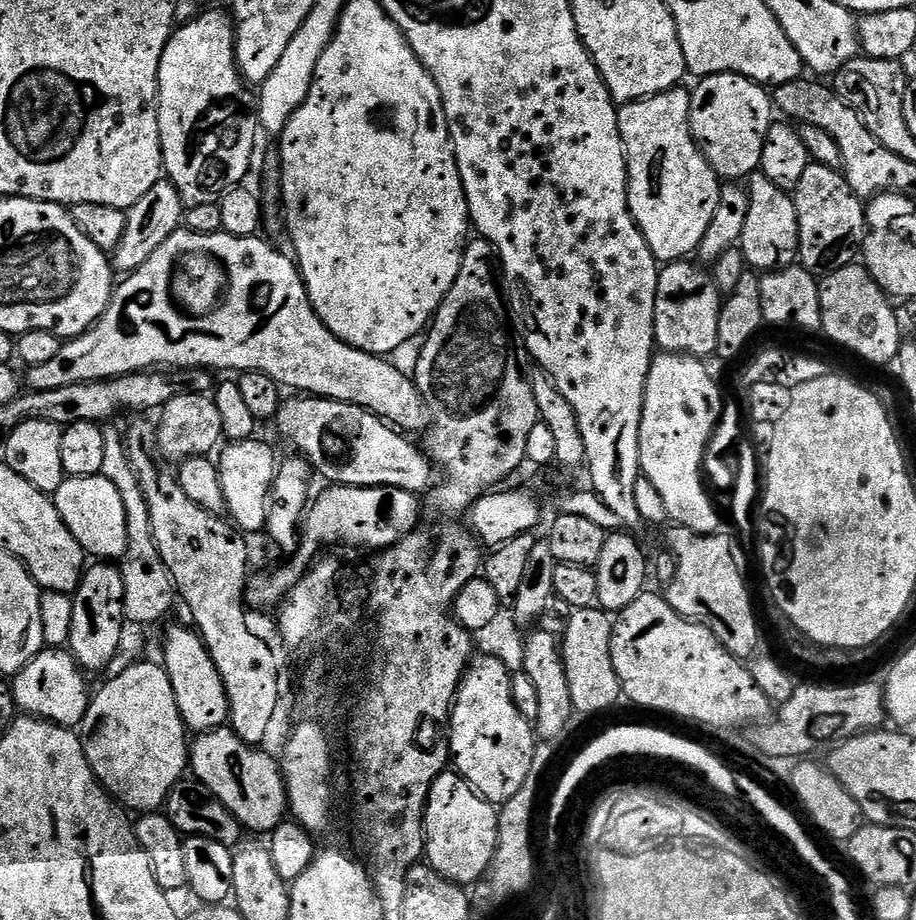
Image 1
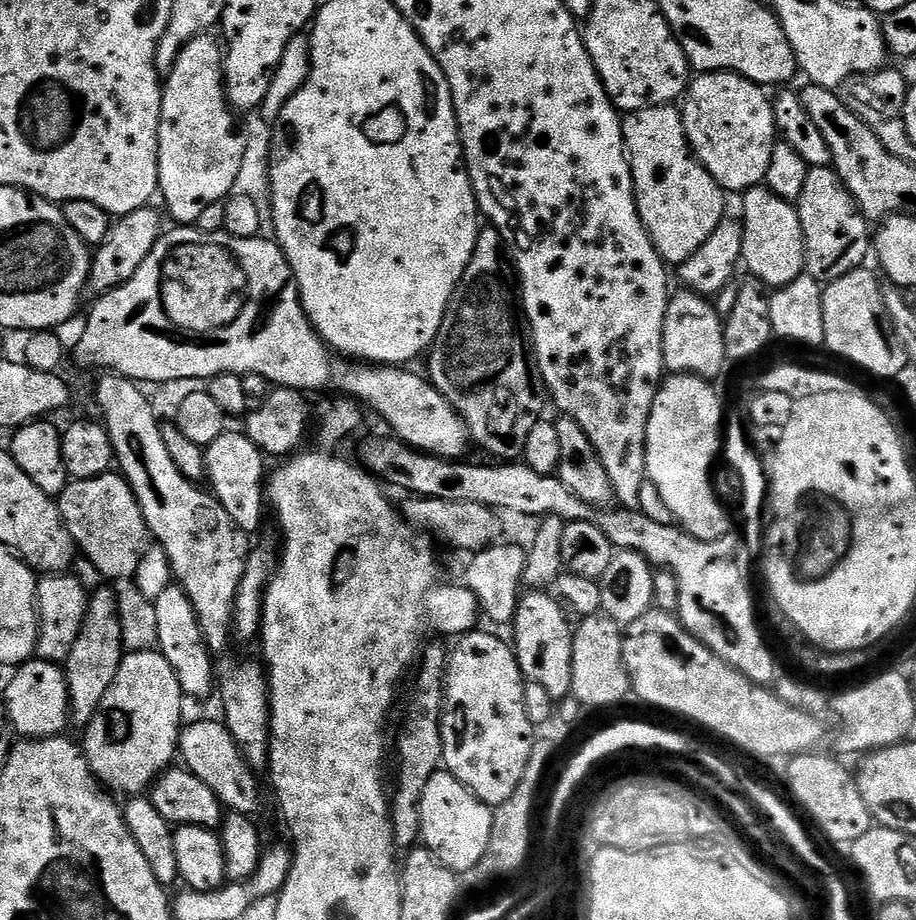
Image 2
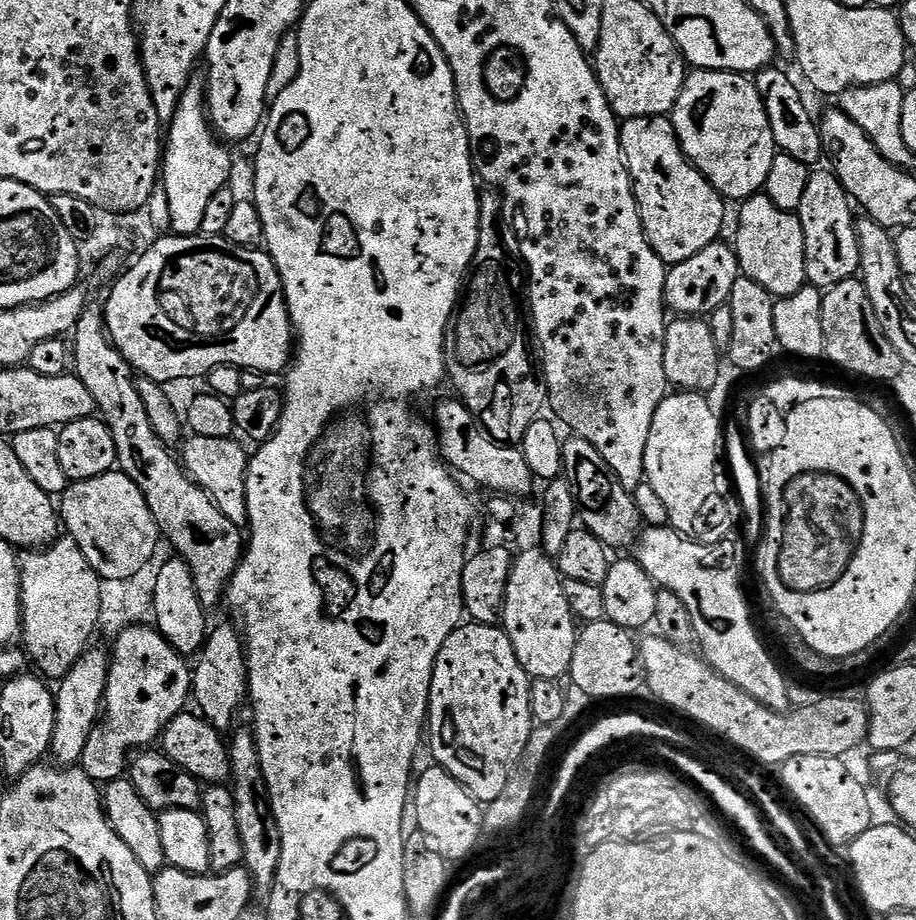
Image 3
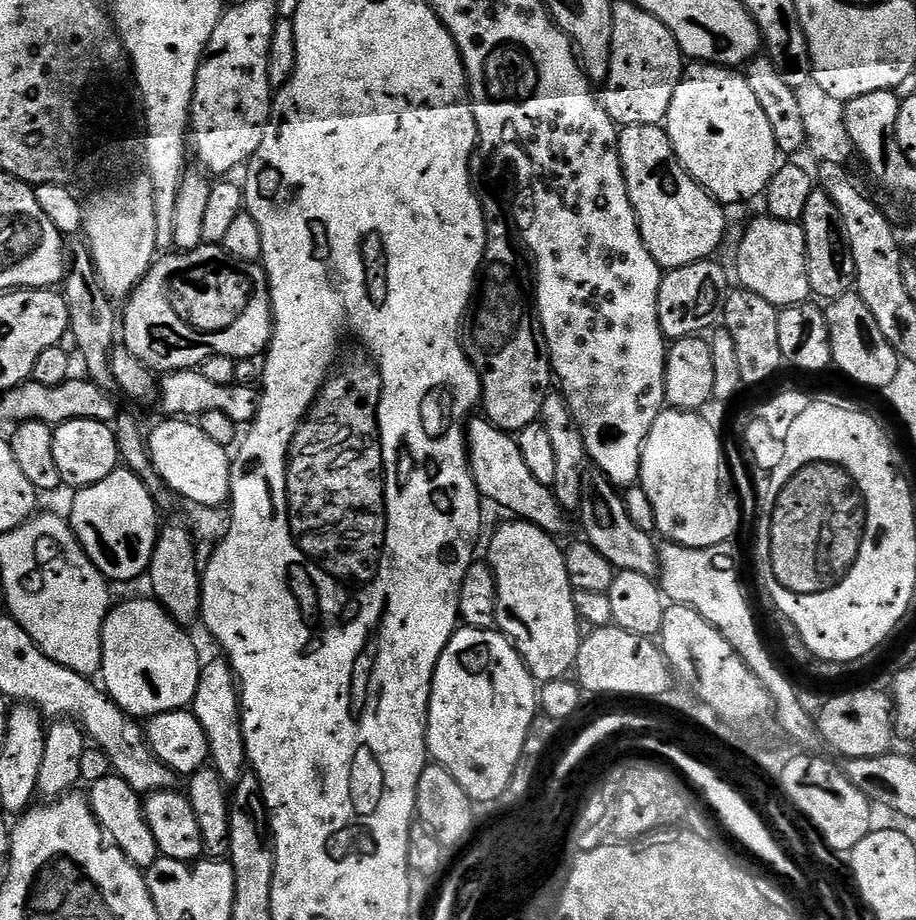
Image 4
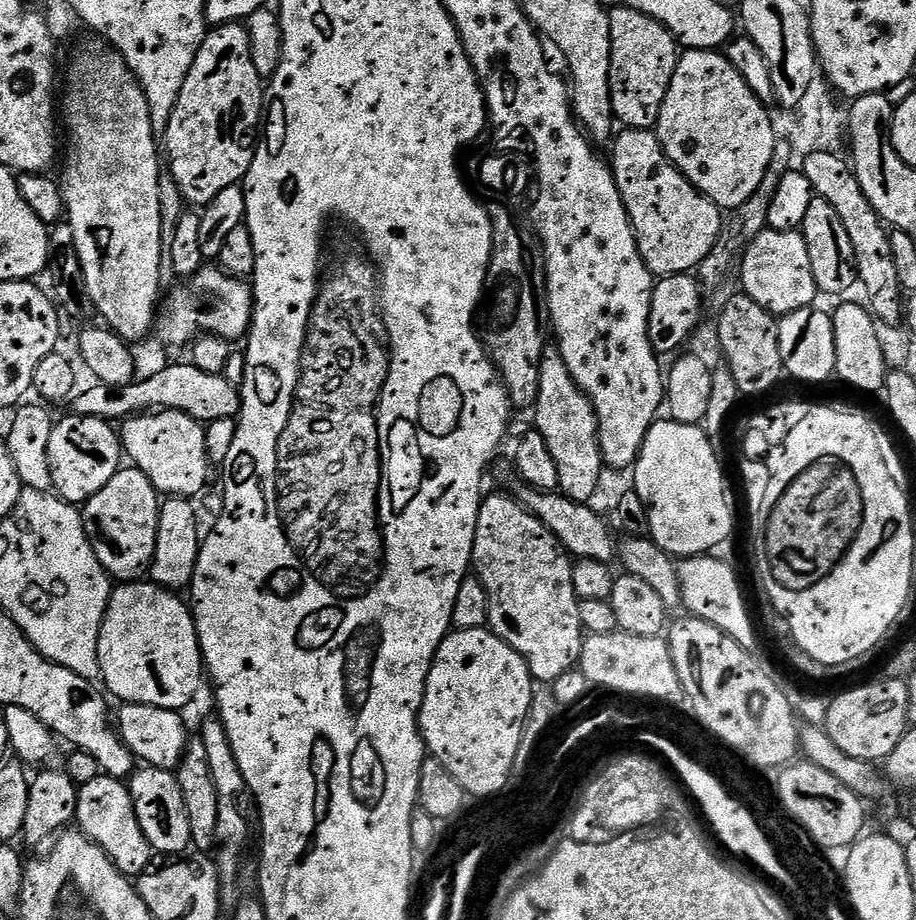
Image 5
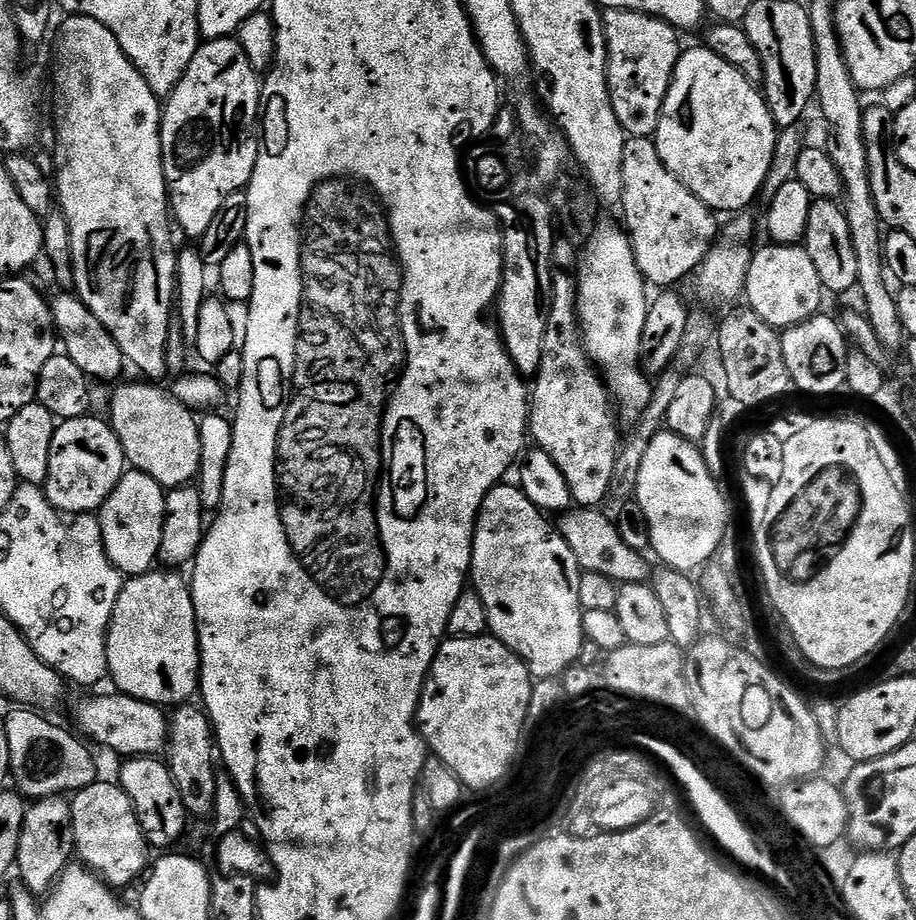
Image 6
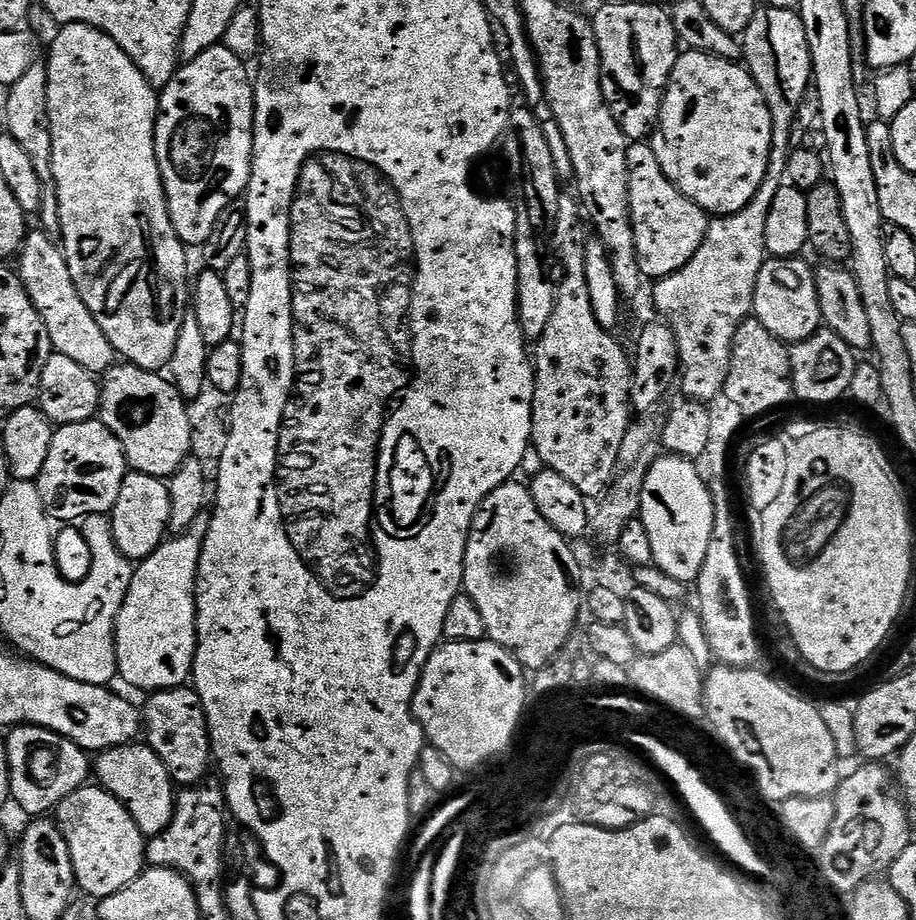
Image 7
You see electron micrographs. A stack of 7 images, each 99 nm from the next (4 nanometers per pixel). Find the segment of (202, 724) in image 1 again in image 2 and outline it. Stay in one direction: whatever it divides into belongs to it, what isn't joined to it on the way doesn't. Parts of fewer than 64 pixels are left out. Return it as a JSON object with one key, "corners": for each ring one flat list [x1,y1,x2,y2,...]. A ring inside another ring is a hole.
{"corners":[[171,586,163,590,154,601,158,616,158,651,164,655,166,662,174,666,174,674,178,674,178,682,182,686,185,697,208,696,214,692,214,656,208,650,208,643,200,632,198,618,190,598,184,589]]}

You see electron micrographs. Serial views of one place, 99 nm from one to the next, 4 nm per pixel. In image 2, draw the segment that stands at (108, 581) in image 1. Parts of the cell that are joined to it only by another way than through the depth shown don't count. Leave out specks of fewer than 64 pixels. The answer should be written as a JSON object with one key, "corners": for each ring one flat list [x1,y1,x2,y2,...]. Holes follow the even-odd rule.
{"corners":[[111,587,93,591,88,598,88,609,78,638,63,665,64,676,68,679,68,711,73,725,87,726,90,718,94,718,102,698,106,698,106,690,110,690,118,674,125,655,115,591]]}

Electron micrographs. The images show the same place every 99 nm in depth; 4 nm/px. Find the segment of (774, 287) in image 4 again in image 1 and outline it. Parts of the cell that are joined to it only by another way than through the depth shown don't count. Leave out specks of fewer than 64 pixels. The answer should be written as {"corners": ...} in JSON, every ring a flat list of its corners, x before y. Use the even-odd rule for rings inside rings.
{"corners":[[762,174,747,177,746,187,750,198,750,210,746,214,746,227,742,229,738,247,744,253,747,267,761,273,793,267,800,255,795,199,785,189,774,186,774,182,770,182,770,178]]}

